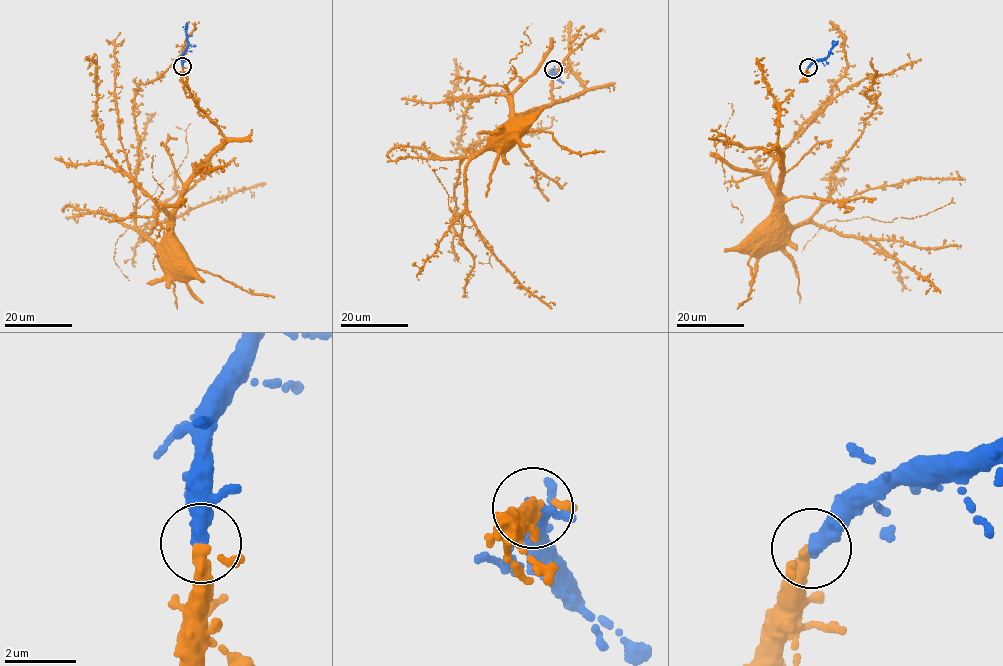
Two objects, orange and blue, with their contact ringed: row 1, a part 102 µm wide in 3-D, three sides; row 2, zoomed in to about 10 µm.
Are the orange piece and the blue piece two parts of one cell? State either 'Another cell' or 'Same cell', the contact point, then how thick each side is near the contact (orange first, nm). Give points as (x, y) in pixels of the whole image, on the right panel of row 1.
Same cell. Place: (808, 67). Thickness 280 nm (orange) against 400 nm

